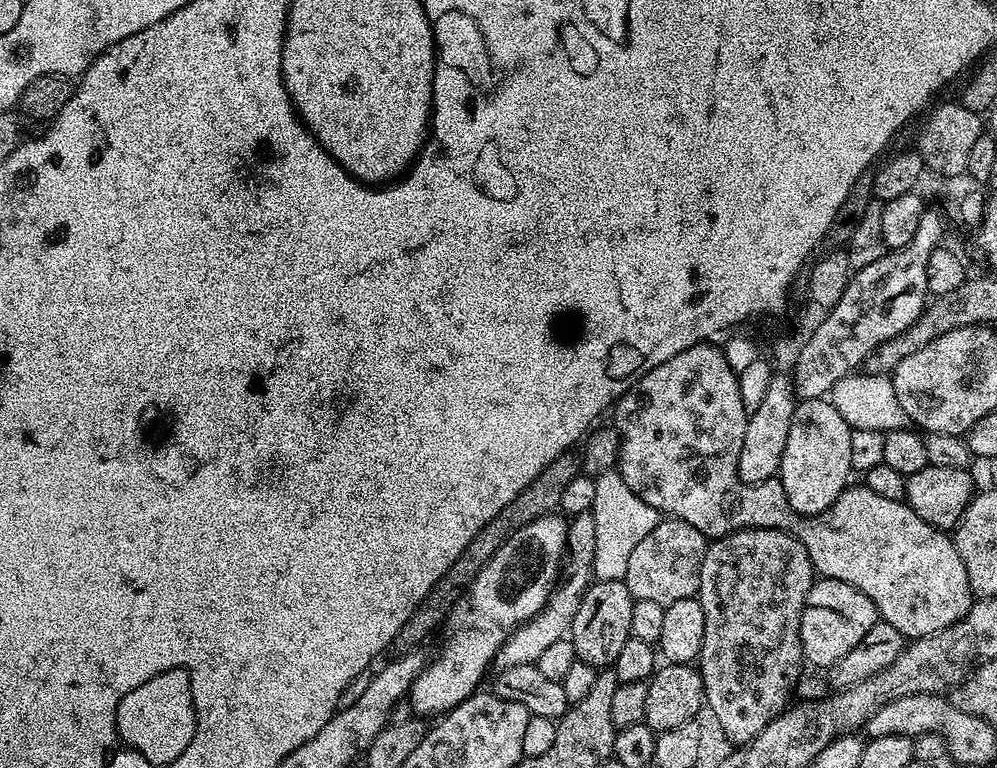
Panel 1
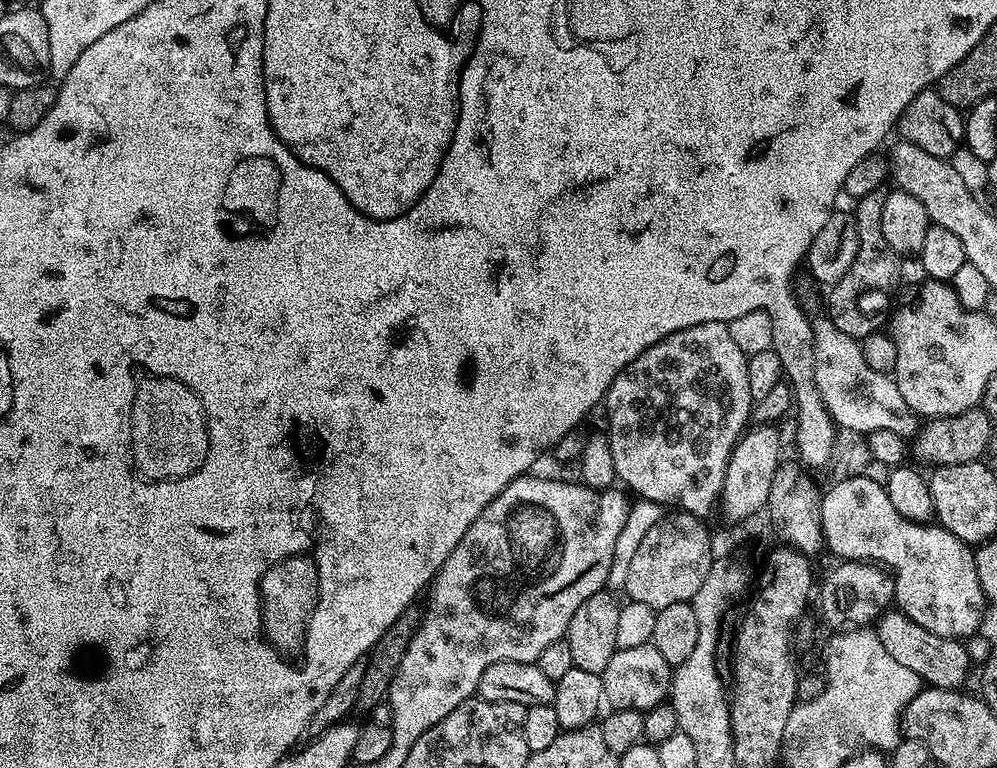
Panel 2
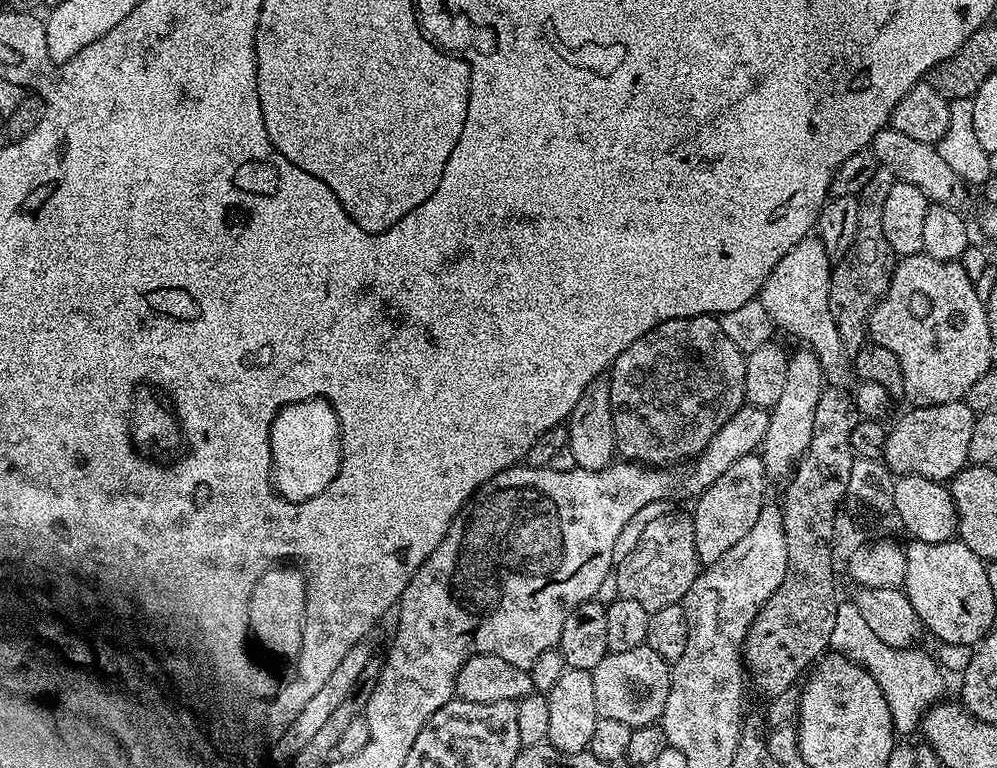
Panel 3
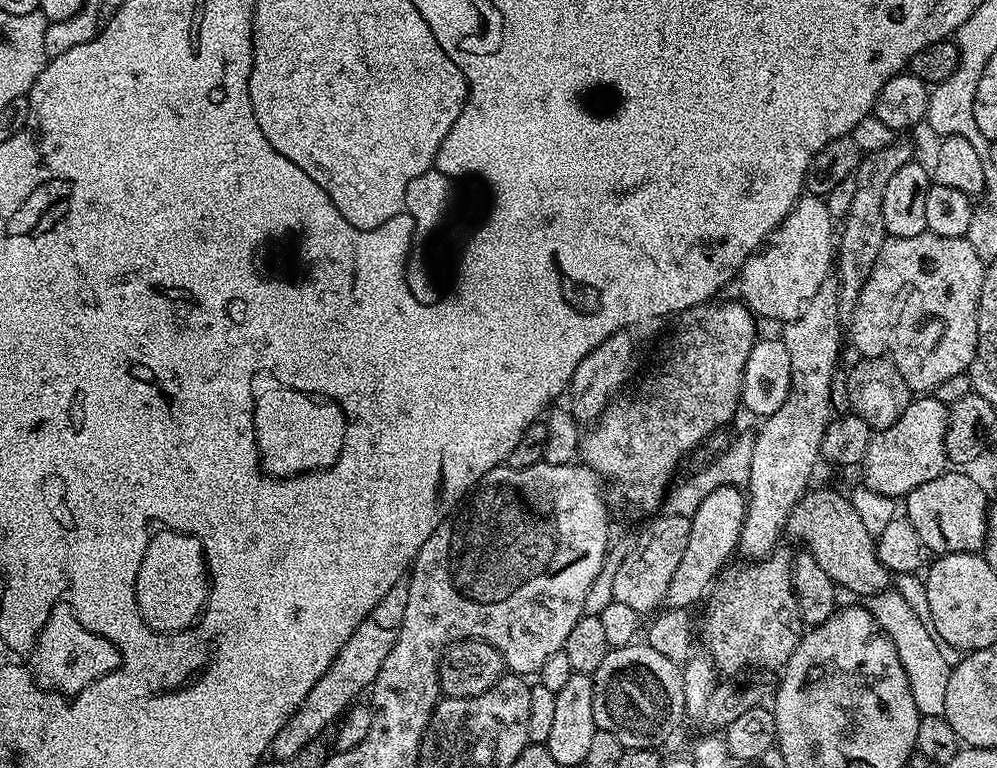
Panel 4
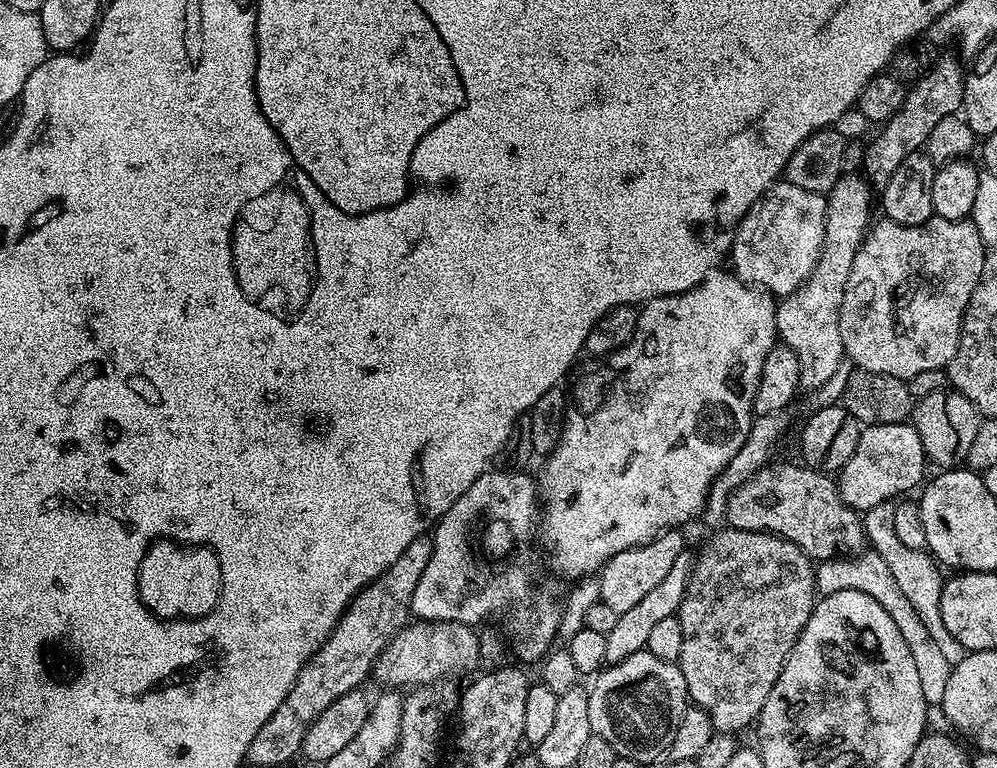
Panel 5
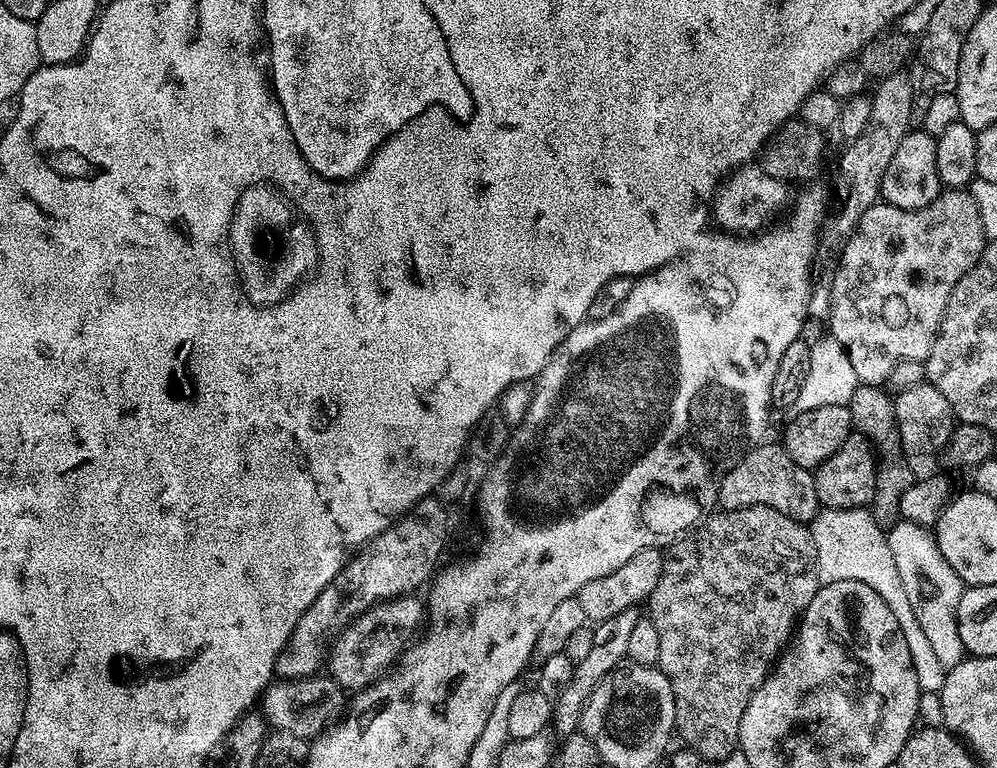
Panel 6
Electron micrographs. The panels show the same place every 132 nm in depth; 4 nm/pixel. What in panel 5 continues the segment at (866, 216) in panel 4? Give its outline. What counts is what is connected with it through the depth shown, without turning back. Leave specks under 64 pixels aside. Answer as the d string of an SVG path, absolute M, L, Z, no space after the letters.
M944 56L941 60L939 57L933 63L932 69L907 89L904 105L900 107L899 112L892 119L884 121L879 129L880 136L873 135L872 145L869 143L865 147L862 172L877 189L882 190L886 182L890 182L890 174L894 174L894 170L898 170L898 166L902 166L902 162L906 162L910 154L925 147L930 132L942 118L957 115L961 111L966 72L963 67L960 69L961 61L953 56Z

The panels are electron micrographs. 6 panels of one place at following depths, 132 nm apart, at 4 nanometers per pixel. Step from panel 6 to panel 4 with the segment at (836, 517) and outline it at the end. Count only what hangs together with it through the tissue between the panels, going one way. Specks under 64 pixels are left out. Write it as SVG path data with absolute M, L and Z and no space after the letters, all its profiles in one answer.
M885 590L867 597L868 612L878 622L878 626L894 642L894 650L898 650L898 658L906 670L906 678L910 682L910 694L914 694L914 706L921 716L943 716L946 710L946 685L950 683L953 665L946 662L946 657L938 651L938 639L931 627L914 609L906 603L906 598L895 590Z

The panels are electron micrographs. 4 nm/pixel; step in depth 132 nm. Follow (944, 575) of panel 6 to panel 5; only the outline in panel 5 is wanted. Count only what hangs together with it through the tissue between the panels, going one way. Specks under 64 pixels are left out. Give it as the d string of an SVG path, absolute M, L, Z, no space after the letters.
M889 502L874 506L868 512L863 513L862 519L867 543L870 545L871 551L877 552L886 562L886 566L890 566L890 574L894 574L894 578L898 581L898 587L901 588L902 594L906 594L910 606L914 606L914 610L918 610L918 618L922 618L922 623L926 626L930 638L934 638L934 642L938 642L938 650L942 650L946 662L950 662L952 665L962 662L966 650L962 646L962 642L958 642L958 638L954 638L954 634L950 634L950 630L946 630L946 625L942 622L942 586L945 577L940 576L941 565L927 551L911 548L898 542L898 534L894 534L895 509L896 504Z

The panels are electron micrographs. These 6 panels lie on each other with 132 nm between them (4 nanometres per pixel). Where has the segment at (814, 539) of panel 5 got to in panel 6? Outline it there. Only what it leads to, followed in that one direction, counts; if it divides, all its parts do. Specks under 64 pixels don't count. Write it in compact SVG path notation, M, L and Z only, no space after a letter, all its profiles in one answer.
M761 443L752 448L728 471L720 483L719 507L725 512L743 508L769 508L778 510L801 522L815 520L822 505L818 498L815 475L809 469L798 466L794 458L779 443Z

